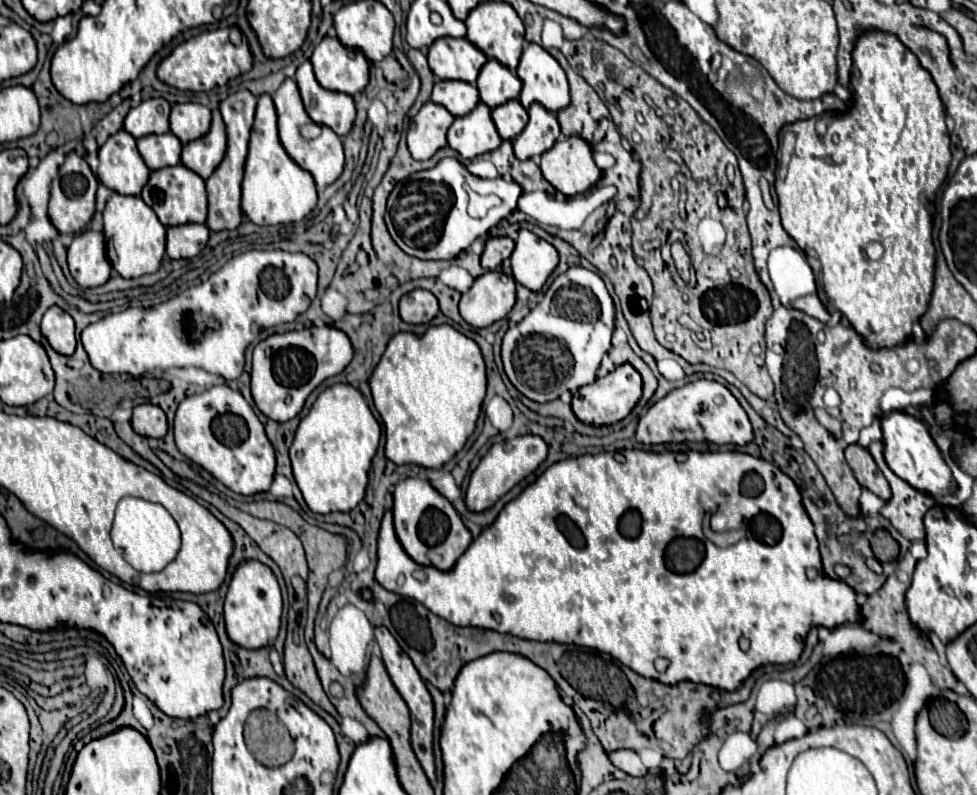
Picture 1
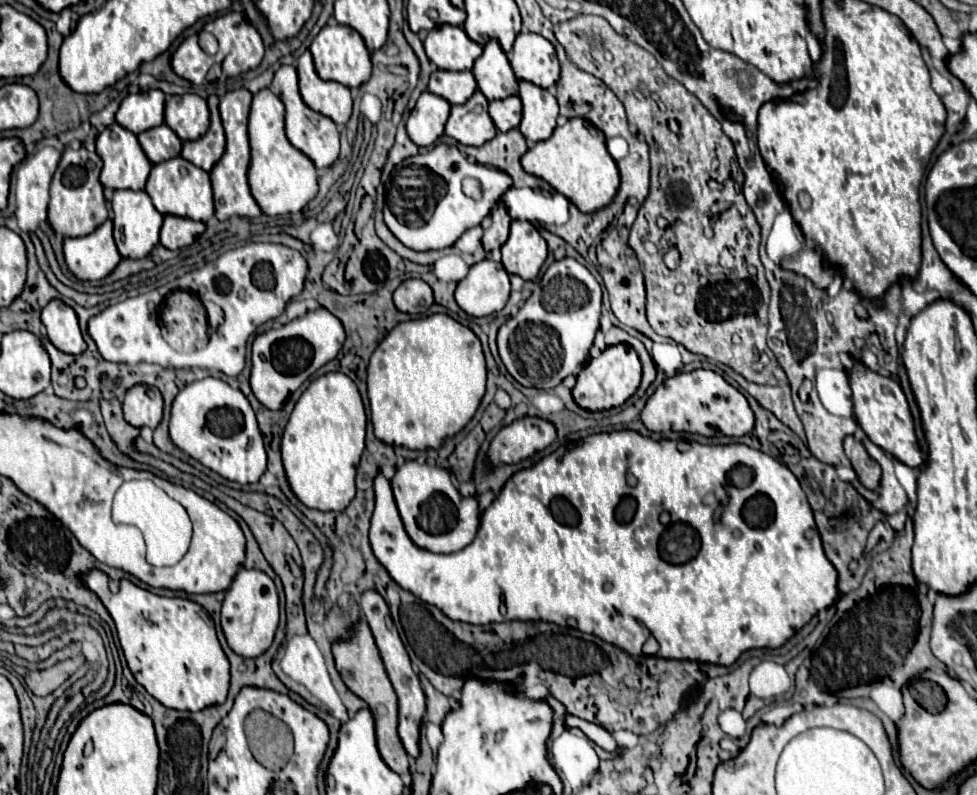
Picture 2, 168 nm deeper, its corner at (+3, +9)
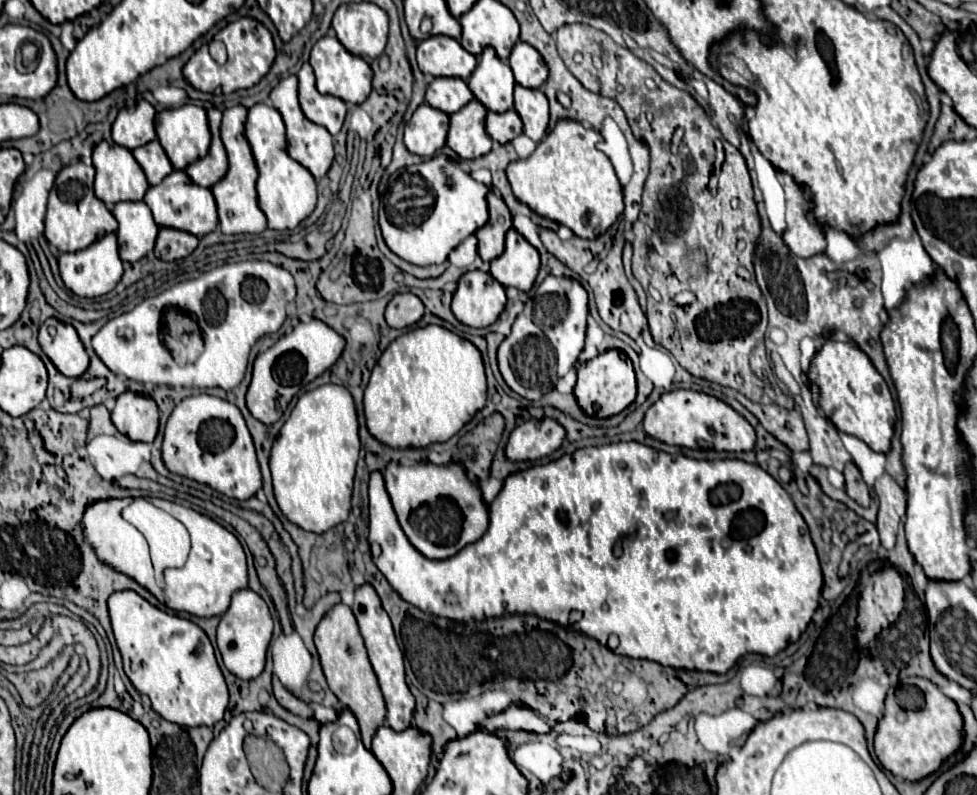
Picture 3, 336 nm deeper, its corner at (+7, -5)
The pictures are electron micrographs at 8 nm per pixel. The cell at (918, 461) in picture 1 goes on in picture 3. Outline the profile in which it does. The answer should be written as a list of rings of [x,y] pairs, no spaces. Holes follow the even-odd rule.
[[[827,336],[821,350],[811,358],[807,380],[819,390],[819,406],[825,418],[845,434],[857,436],[875,452],[887,452],[891,448],[893,424],[895,424],[895,402],[889,386],[875,370],[869,356],[855,342],[837,342]]]

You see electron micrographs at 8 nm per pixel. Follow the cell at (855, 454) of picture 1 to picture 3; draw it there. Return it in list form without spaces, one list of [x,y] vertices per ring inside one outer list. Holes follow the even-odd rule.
[[[847,462],[843,474],[845,474],[845,492],[847,492],[847,496],[851,496],[859,506],[869,506],[871,504],[869,488],[861,478],[859,468],[853,462]]]

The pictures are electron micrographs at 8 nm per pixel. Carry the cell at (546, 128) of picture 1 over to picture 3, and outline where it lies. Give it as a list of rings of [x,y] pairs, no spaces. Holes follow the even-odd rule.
[[[515,84],[515,110],[523,120],[523,132],[539,142],[549,124],[549,104],[543,90],[531,90]]]

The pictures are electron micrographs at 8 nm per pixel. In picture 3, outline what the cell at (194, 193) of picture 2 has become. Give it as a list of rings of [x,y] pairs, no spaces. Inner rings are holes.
[[[173,170],[167,178],[163,178],[161,184],[149,186],[143,200],[149,204],[153,218],[159,226],[185,230],[197,238],[203,238],[205,234],[213,232],[219,226],[217,206],[215,206],[215,198],[211,190],[195,186],[195,182],[191,182],[191,178],[187,178],[187,174],[181,170]]]

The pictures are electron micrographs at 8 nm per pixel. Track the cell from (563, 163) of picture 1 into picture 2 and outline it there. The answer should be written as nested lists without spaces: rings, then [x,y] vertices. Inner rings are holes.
[[[571,118],[563,126],[557,126],[551,138],[547,138],[543,142],[537,142],[533,148],[527,150],[527,154],[521,158],[521,164],[523,164],[523,168],[529,174],[535,174],[535,176],[547,180],[557,192],[561,192],[563,196],[567,196],[583,212],[593,212],[597,208],[607,206],[613,200],[613,196],[615,196],[615,192],[619,188],[619,170],[617,170],[613,158],[609,156],[609,152],[605,148],[605,136],[603,136],[603,132],[597,130],[597,128],[593,128],[583,118]]]

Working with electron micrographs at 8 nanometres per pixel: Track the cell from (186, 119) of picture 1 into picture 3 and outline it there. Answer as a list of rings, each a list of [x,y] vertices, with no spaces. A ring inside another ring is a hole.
[[[181,106],[177,110],[163,110],[155,116],[155,130],[157,130],[157,140],[163,146],[167,158],[171,160],[175,170],[185,170],[191,162],[203,158],[209,150],[211,142],[211,132],[207,124],[207,114],[201,106]]]

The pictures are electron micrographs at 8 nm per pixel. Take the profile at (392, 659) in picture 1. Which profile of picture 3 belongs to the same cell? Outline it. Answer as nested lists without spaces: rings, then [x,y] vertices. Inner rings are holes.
[[[361,584],[355,588],[355,602],[353,602],[353,614],[359,622],[359,630],[361,636],[365,640],[367,652],[369,652],[369,660],[373,664],[373,670],[379,678],[379,686],[383,690],[385,696],[385,704],[387,704],[387,724],[393,730],[405,730],[407,726],[411,726],[411,714],[415,710],[415,698],[409,692],[407,684],[405,684],[405,670],[403,670],[403,652],[397,644],[397,638],[393,634],[393,626],[391,620],[387,616],[387,612],[381,606],[379,596],[375,594],[375,588],[371,584]]]

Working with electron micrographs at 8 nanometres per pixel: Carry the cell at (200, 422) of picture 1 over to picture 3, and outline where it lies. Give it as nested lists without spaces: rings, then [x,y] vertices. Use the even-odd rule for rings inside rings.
[[[189,396],[175,406],[165,426],[163,462],[169,472],[207,484],[229,498],[249,500],[261,490],[261,470],[247,424],[235,404],[217,396]]]

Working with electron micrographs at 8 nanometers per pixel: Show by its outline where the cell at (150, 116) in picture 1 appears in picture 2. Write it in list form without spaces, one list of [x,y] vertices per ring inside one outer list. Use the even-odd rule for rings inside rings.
[[[161,90],[133,94],[121,102],[117,110],[117,122],[133,134],[139,134],[163,124],[163,108],[165,94]]]

